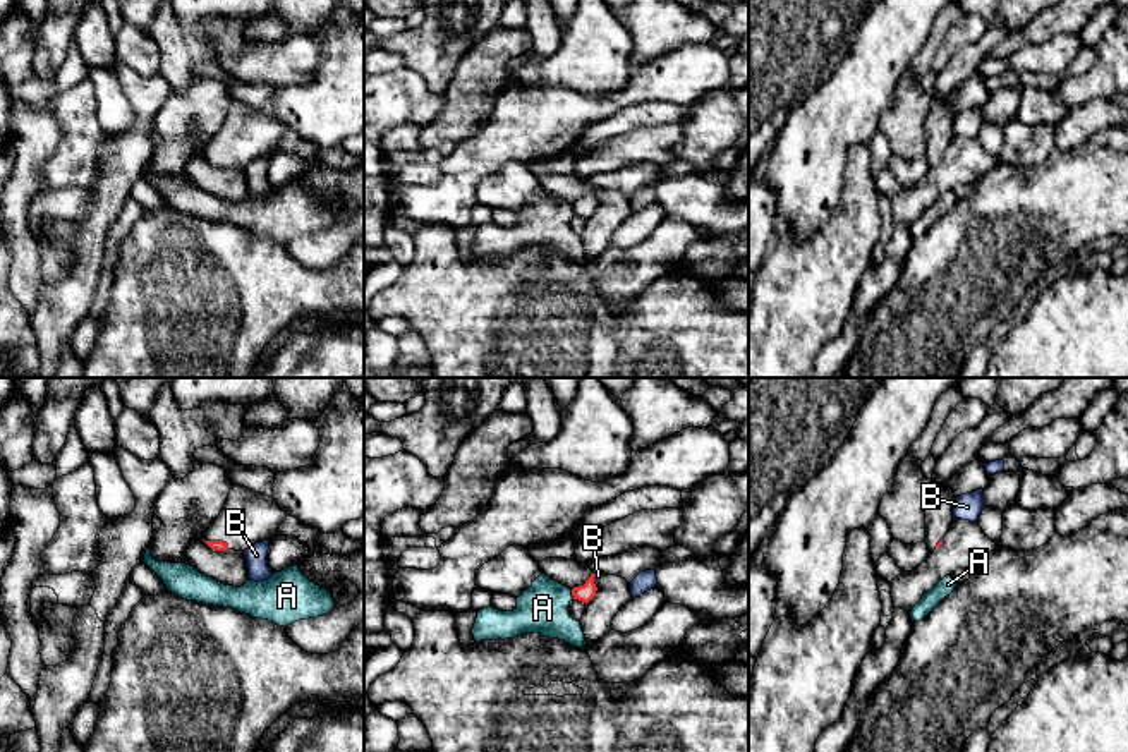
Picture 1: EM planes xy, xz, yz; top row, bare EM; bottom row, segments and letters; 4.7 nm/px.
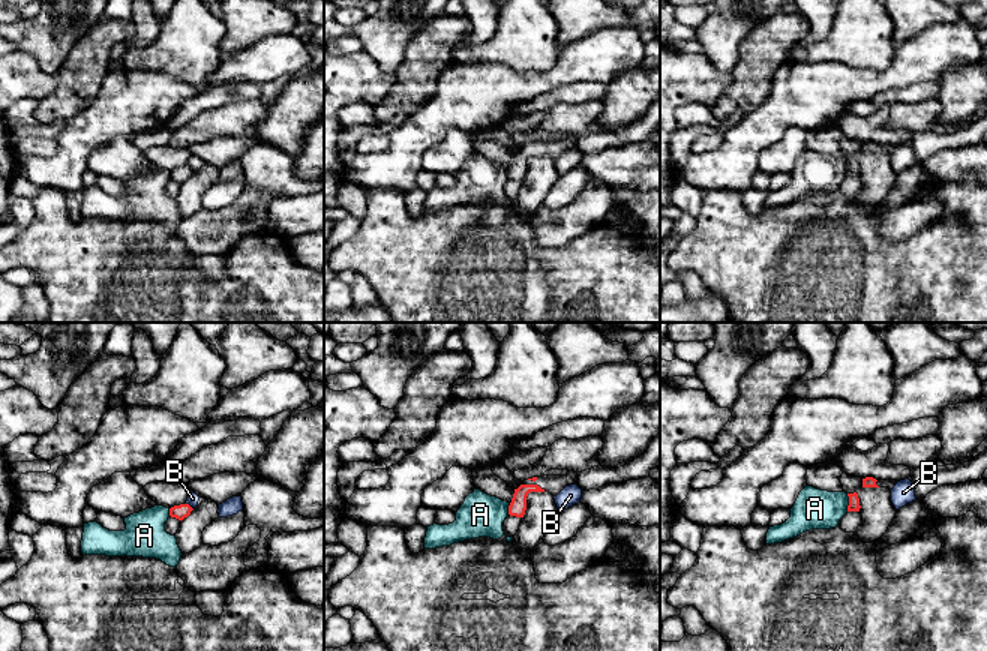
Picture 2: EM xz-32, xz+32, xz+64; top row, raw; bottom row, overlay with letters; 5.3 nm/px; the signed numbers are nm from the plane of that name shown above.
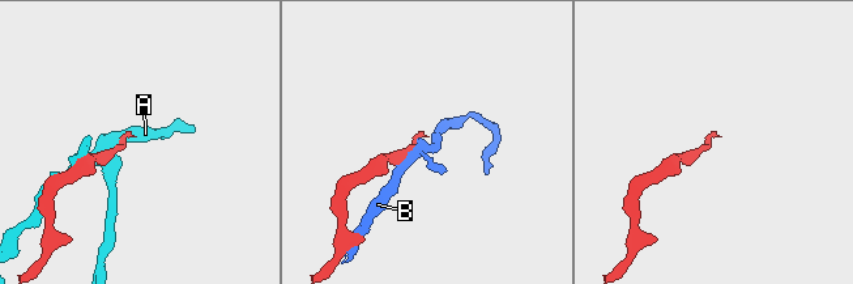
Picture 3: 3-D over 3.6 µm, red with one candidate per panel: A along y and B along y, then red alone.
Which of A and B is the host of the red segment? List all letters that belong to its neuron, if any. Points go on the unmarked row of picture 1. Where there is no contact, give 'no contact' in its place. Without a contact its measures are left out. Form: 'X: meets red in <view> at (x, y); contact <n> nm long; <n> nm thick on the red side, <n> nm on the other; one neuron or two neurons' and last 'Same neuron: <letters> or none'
A: meets red in xz at (572, 210); contact 50 nm long; 80 nm thick on the red side, 240 nm on the other; two neurons
B: meets red in xz at (593, 194); contact 60 nm long; 80 nm thick on the red side, 30 nm on the other; two neurons
Same neuron: none

